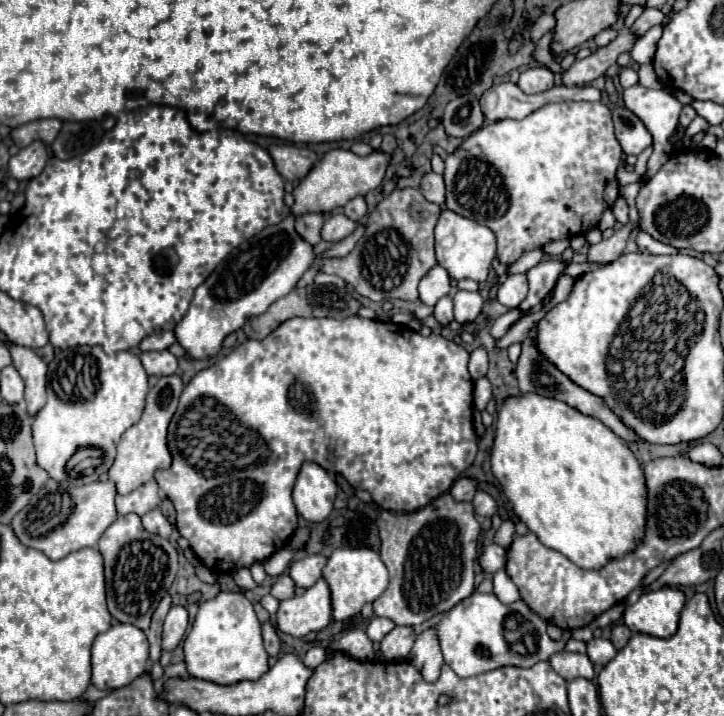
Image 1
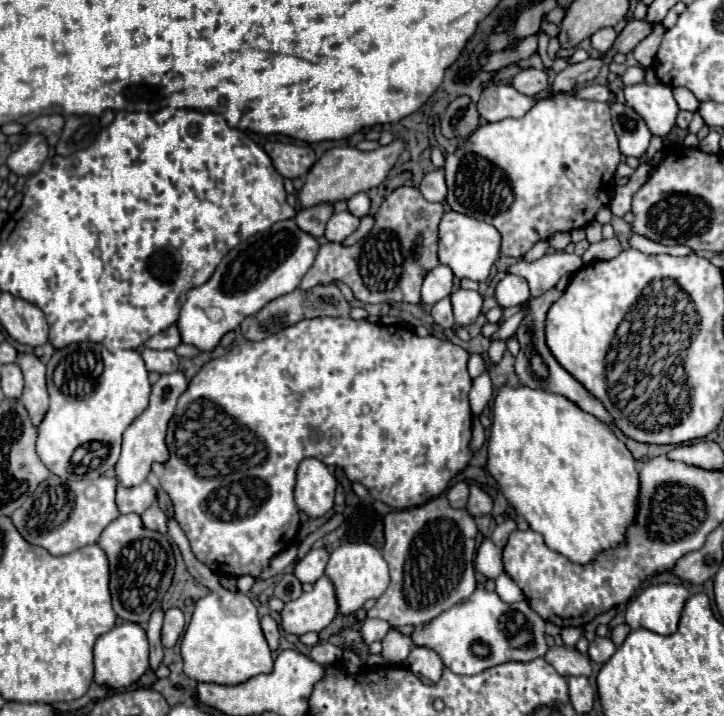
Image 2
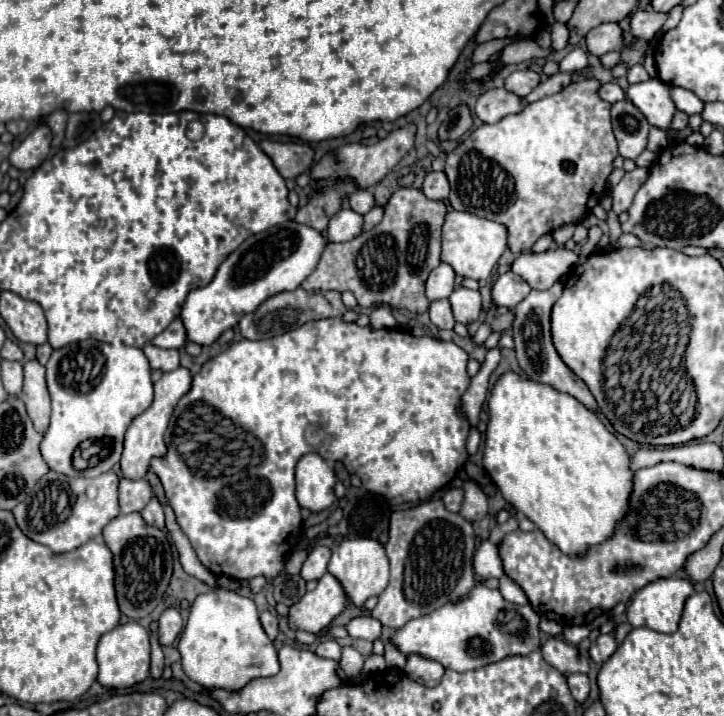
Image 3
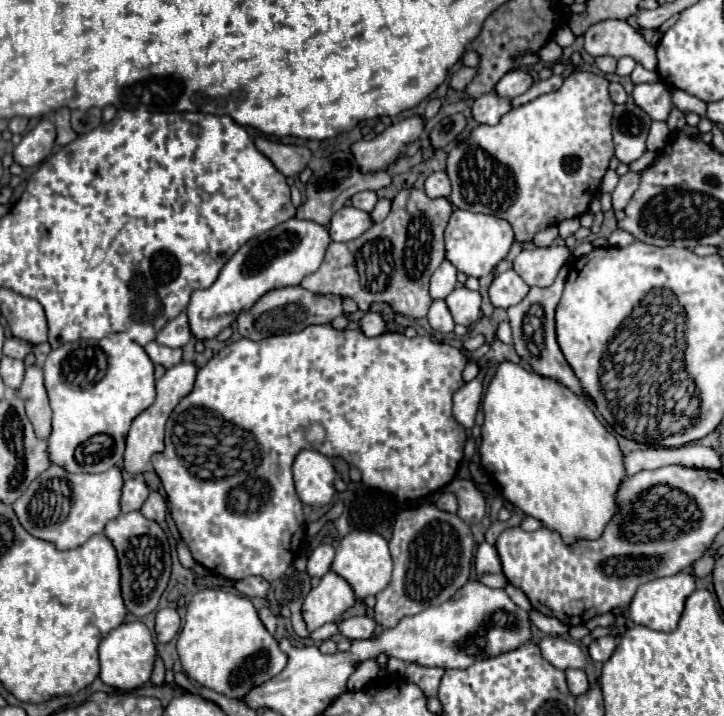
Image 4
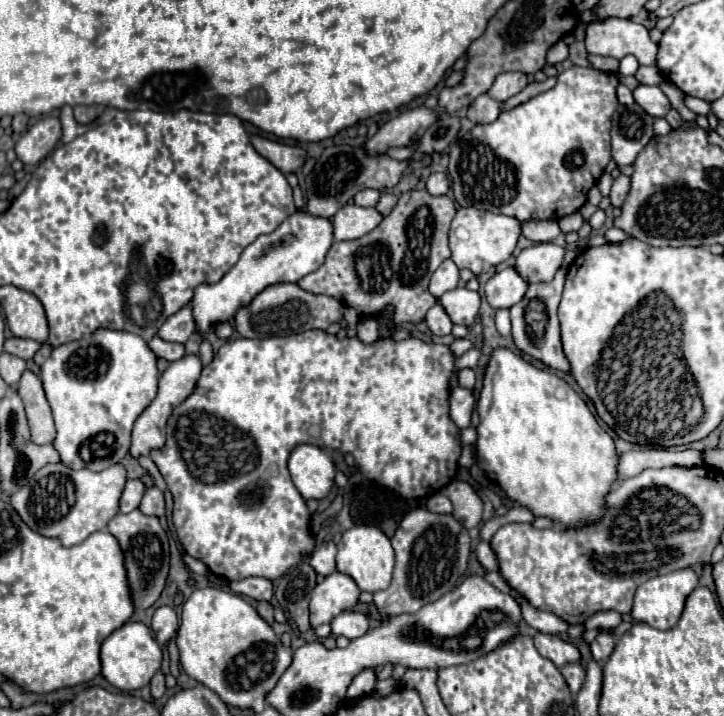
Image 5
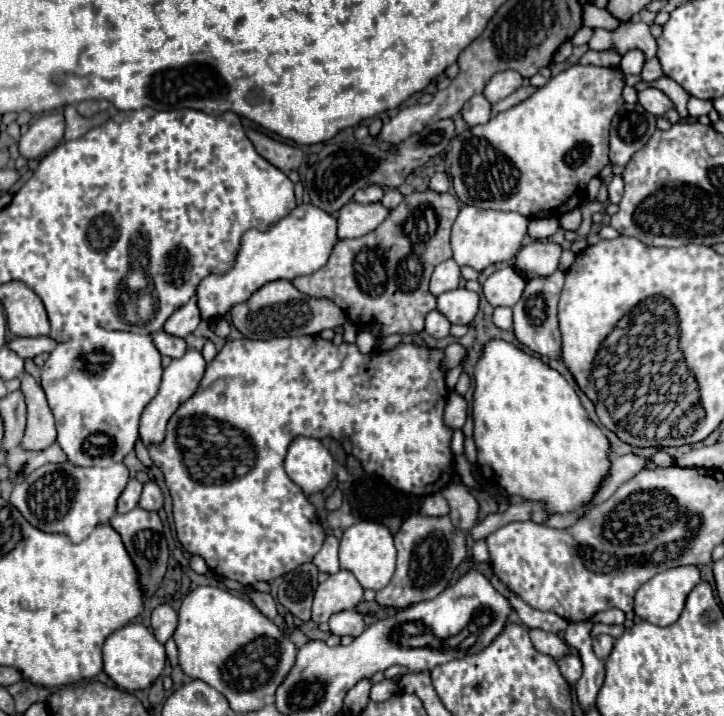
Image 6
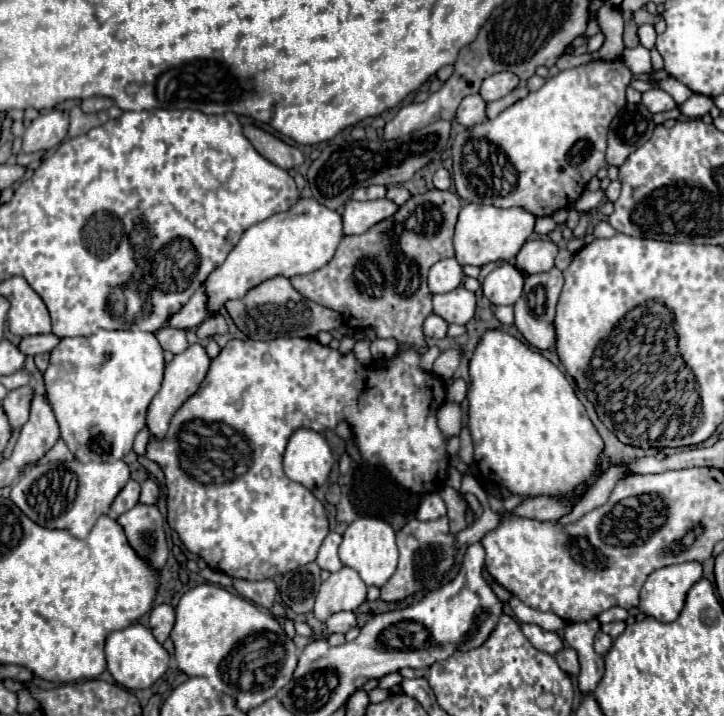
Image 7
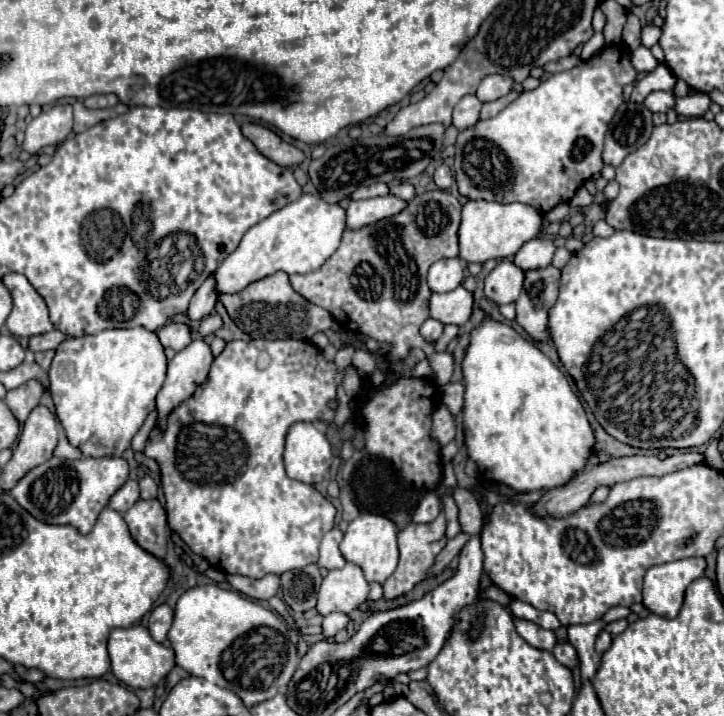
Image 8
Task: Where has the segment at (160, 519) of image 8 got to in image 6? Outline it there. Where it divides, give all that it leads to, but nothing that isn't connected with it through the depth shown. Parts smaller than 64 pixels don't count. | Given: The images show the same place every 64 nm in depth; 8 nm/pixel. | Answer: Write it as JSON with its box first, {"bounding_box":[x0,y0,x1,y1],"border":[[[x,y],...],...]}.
{"bounding_box":[110,506,168,596],"border":[[[136,506],[134,510],[130,510],[126,514],[116,514],[110,520],[110,524],[120,532],[124,546],[136,564],[136,568],[140,572],[140,584],[142,584],[146,596],[152,596],[168,566],[168,544],[162,534],[162,520],[160,520],[158,512],[148,512],[140,506]]]}

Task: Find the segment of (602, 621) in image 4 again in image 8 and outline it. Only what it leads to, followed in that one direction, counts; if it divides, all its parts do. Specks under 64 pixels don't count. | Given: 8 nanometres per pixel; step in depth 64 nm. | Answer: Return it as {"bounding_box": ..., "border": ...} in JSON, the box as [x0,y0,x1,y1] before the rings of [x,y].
{"bounding_box":[603,606,631,623],"border":[[[616,606],[611,608],[606,614],[603,616],[603,620],[606,623],[613,622],[615,620],[627,618],[631,613],[630,608],[624,606]]]}

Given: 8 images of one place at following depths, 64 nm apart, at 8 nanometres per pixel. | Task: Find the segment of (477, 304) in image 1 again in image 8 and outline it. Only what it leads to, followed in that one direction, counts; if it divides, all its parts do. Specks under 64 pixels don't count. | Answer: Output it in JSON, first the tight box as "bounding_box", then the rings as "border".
{"bounding_box":[430,286,472,324],"border":[[[458,286],[446,294],[432,294],[430,298],[430,318],[442,324],[464,324],[472,314],[472,294]]]}

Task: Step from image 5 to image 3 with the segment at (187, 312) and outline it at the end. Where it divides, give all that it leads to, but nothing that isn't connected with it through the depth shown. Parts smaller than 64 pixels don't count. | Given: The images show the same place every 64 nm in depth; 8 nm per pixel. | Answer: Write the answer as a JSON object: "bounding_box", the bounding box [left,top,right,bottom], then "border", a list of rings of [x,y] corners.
{"bounding_box":[152,318,188,348],"border":[[[176,318],[162,334],[158,334],[152,344],[158,348],[182,348],[188,342],[186,338],[186,328],[180,318]]]}

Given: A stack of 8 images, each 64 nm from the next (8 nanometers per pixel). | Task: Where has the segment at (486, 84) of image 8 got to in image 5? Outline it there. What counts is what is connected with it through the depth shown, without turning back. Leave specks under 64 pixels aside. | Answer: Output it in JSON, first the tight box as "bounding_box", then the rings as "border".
{"bounding_box":[488,72,528,102],"border":[[[504,72],[504,74],[498,74],[494,84],[490,86],[488,94],[498,100],[498,102],[504,102],[508,100],[510,96],[518,94],[524,86],[528,84],[528,76],[522,74],[522,72]]]}

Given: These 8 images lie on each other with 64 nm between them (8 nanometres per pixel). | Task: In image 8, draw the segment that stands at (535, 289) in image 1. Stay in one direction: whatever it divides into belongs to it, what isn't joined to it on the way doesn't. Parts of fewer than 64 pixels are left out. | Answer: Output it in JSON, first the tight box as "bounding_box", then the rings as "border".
{"bounding_box":[514,238,556,270],"border":[[[534,238],[526,242],[514,256],[514,264],[522,270],[536,270],[536,268],[546,268],[554,256],[556,246],[552,240],[546,238]]]}

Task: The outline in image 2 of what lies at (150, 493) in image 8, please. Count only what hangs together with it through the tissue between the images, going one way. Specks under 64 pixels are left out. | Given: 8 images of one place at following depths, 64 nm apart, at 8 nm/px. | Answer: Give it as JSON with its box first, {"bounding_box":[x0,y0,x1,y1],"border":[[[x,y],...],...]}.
{"bounding_box":[142,504,168,534],"border":[[[152,504],[144,514],[142,514],[142,522],[146,528],[150,530],[156,530],[156,532],[162,532],[166,534],[168,528],[166,528],[166,514],[158,508],[158,504]]]}

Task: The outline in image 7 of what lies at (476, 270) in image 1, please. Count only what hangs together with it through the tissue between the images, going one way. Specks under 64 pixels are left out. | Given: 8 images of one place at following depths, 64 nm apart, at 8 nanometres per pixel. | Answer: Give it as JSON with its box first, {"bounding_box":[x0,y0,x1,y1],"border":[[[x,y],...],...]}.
{"bounding_box":[454,204,536,266],"border":[[[466,204],[460,210],[456,234],[454,234],[454,248],[456,248],[456,260],[472,266],[484,266],[488,262],[498,260],[512,260],[516,252],[522,248],[522,244],[530,238],[534,232],[536,216],[524,208],[496,208],[496,206],[484,206],[484,204]]]}

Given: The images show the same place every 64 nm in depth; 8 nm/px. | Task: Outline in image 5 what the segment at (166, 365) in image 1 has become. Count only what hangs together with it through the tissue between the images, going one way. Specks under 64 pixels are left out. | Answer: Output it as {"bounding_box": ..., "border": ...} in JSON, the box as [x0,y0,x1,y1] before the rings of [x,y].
{"bounding_box":[148,336,184,362],"border":[[[154,336],[148,346],[154,350],[154,354],[158,358],[166,358],[168,362],[174,362],[174,360],[180,360],[184,356],[184,344],[172,344],[172,342],[166,342],[166,340],[160,340],[160,336]]]}

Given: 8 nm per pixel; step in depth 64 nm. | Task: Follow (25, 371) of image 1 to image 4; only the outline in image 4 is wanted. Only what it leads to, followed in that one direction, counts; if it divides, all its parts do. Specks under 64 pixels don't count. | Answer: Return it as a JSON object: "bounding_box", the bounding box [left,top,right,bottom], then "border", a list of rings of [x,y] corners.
{"bounding_box":[18,366,52,440],"border":[[[38,366],[26,368],[18,394],[20,394],[20,400],[24,400],[26,404],[26,414],[34,426],[36,436],[40,436],[42,440],[48,440],[52,432],[52,410],[48,404],[46,388],[44,388],[44,376]]]}

